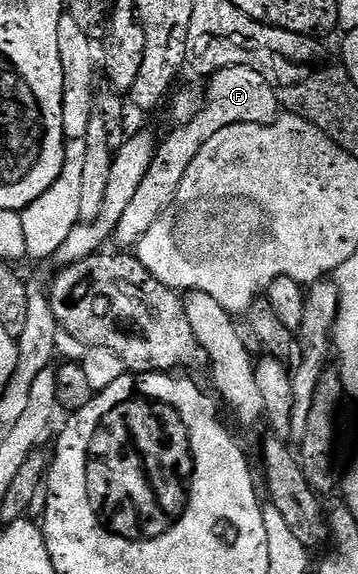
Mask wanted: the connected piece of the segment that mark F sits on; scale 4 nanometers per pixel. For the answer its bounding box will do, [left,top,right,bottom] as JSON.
[112,65,280,247]

